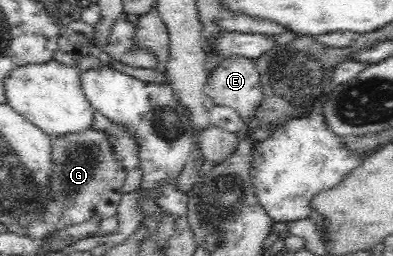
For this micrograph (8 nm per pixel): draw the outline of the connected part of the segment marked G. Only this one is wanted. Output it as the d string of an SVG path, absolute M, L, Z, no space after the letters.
M89 127L77 133L52 135L50 142L52 165L45 185L45 211L29 225L22 225L26 236L32 240L45 239L65 227L79 225L89 219L101 221L117 217L117 207L123 195L121 189L129 170L115 158L110 135Z

